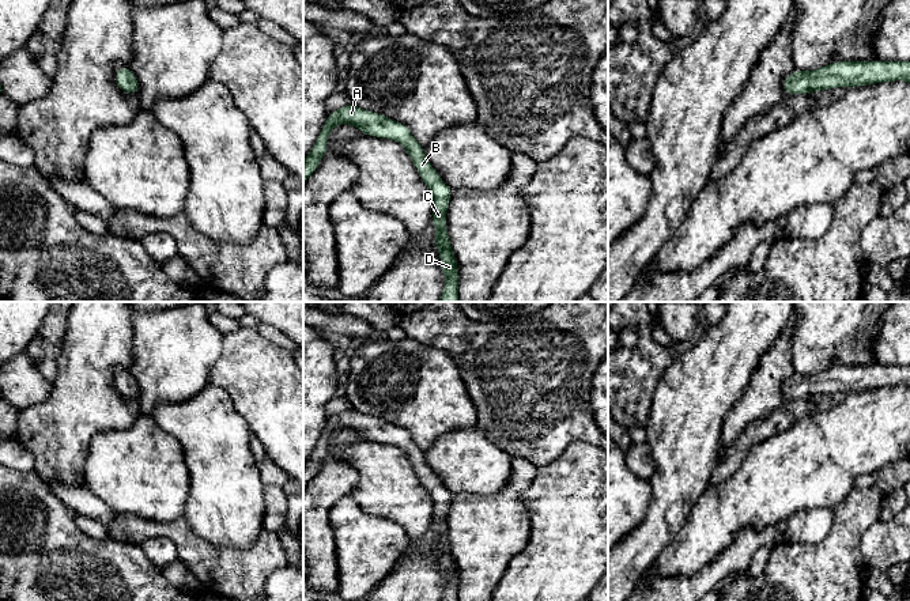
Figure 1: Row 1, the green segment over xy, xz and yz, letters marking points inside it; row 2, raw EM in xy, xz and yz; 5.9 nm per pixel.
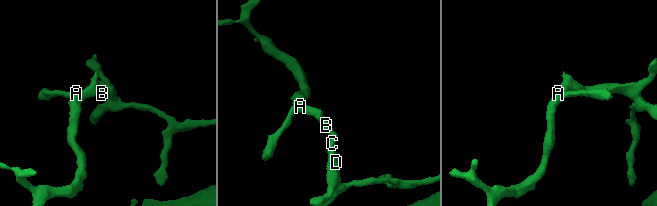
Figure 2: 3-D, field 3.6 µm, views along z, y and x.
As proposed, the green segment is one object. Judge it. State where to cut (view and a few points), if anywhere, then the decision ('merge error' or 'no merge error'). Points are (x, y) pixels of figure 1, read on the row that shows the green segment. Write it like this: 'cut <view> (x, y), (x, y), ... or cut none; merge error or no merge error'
cut none; no merge error

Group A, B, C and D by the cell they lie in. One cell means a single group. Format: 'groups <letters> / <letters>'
groups A B C D

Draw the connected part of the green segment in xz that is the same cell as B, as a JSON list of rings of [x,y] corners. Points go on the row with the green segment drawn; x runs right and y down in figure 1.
[[[354,103],[344,105],[328,113],[328,118],[310,154],[303,160],[303,185],[320,166],[328,150],[331,131],[343,122],[354,125],[363,135],[399,141],[408,151],[414,166],[420,174],[422,182],[430,188],[434,199],[431,219],[435,226],[434,241],[441,257],[441,268],[445,273],[445,288],[438,302],[458,302],[458,264],[446,230],[446,211],[453,189],[441,179],[441,175],[428,162],[424,147],[415,140],[407,125],[380,113],[360,109]]]

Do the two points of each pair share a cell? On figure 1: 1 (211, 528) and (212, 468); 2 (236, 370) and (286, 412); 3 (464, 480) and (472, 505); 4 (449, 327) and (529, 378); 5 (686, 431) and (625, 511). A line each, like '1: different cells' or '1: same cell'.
1: same cell
2: same cell
3: different cells
4: same cell
5: different cells

